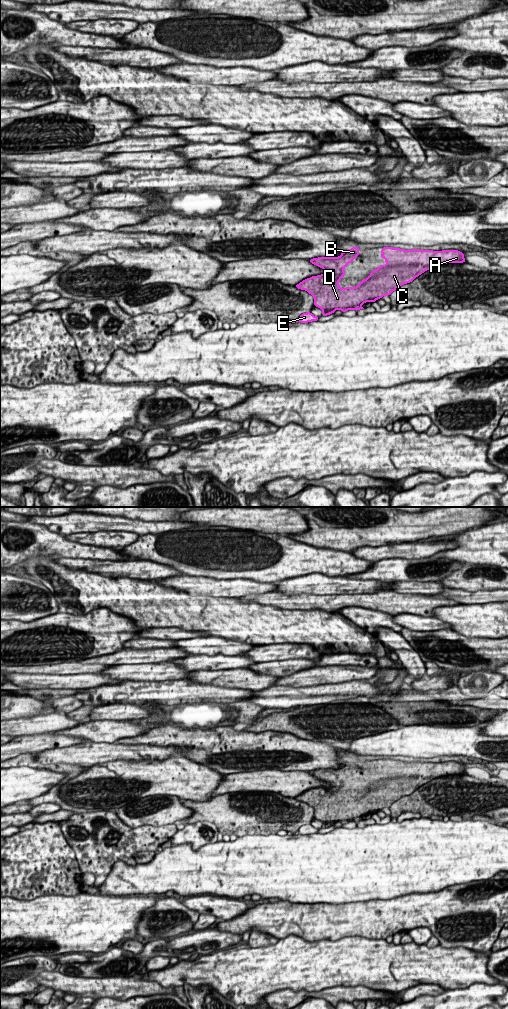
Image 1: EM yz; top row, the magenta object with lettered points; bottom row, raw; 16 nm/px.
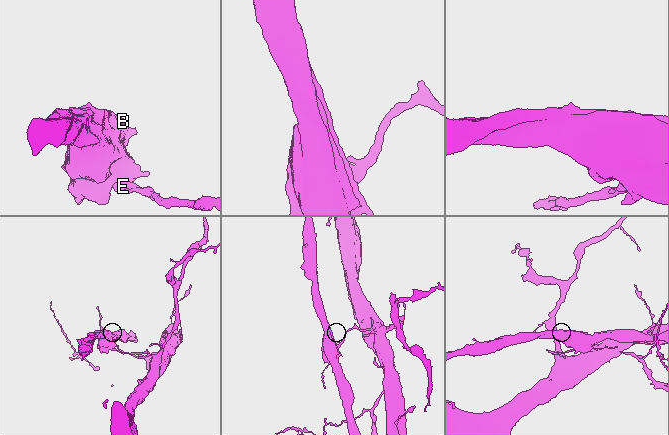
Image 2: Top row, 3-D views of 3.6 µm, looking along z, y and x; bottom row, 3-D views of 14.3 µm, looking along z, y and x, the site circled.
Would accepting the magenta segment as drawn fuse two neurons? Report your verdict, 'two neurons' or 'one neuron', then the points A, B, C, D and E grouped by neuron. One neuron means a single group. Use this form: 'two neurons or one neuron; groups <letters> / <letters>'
two neurons; groups A B C D / E

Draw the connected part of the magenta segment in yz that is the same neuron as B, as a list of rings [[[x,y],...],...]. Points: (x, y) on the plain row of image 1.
[[[359,759],[344,762],[339,769],[318,769],[309,774],[326,785],[312,788],[295,797],[314,809],[314,818],[322,823],[341,822],[375,814],[389,808],[400,798],[412,794],[432,779],[447,775],[464,775],[465,766],[458,762],[405,762],[383,759],[380,770],[387,774],[373,781],[357,799],[341,800],[338,795],[345,788],[344,779],[359,768]]]

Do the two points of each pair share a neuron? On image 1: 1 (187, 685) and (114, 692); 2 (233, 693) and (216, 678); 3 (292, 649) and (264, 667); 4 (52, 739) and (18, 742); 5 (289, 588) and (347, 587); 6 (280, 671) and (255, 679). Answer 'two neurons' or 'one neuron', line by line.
1: one neuron
2: two neurons
3: two neurons
4: one neuron
5: one neuron
6: two neurons

